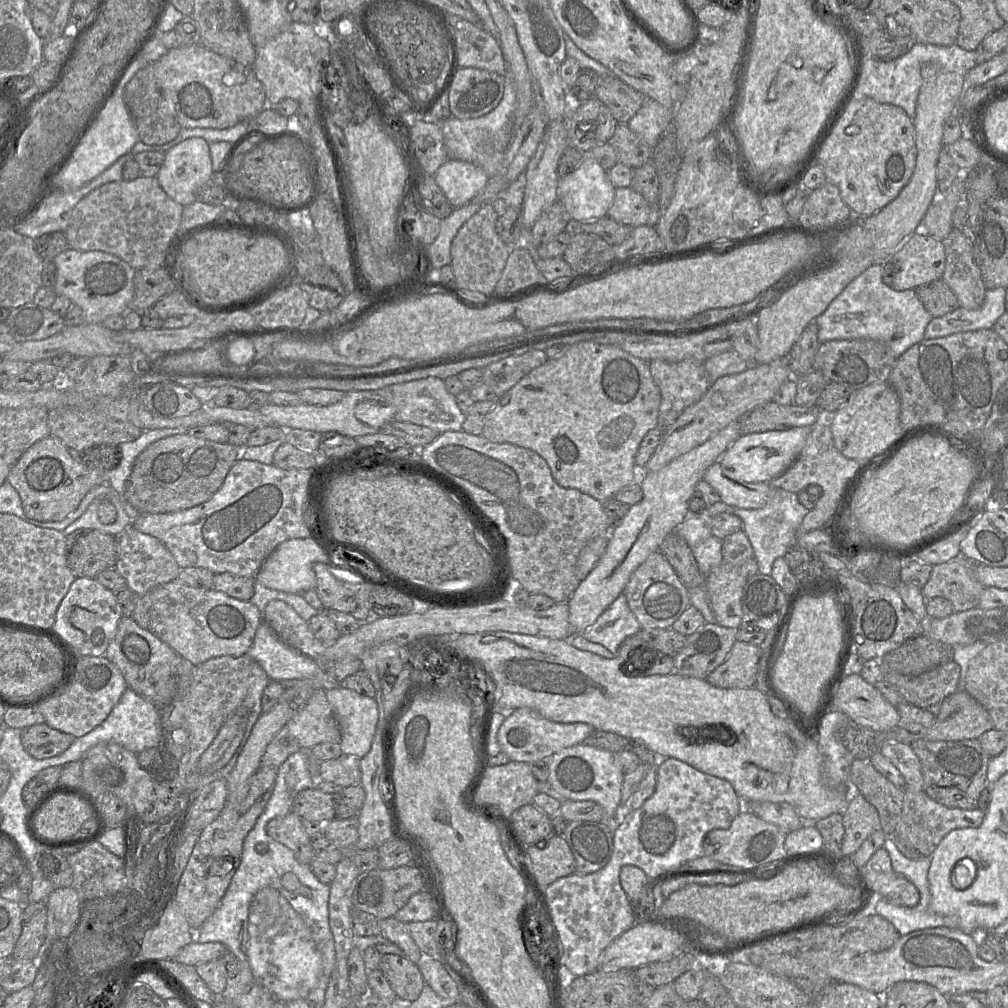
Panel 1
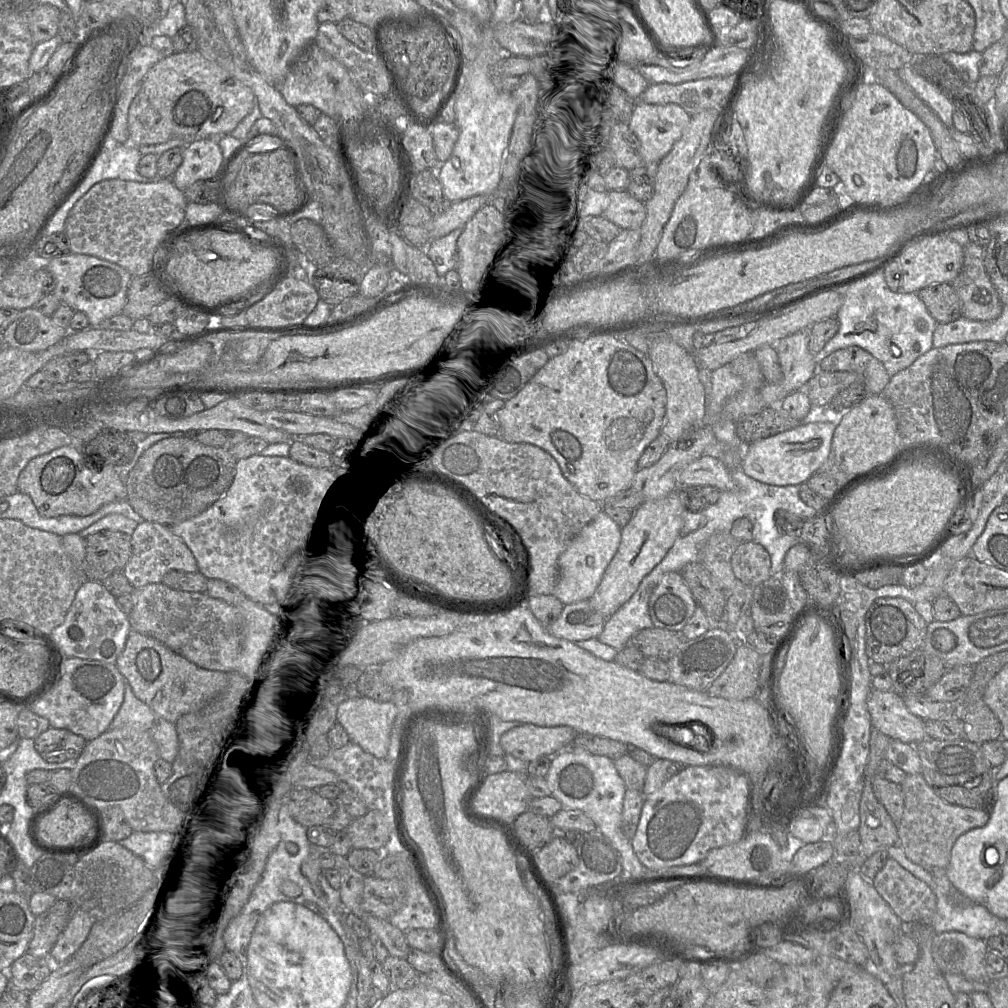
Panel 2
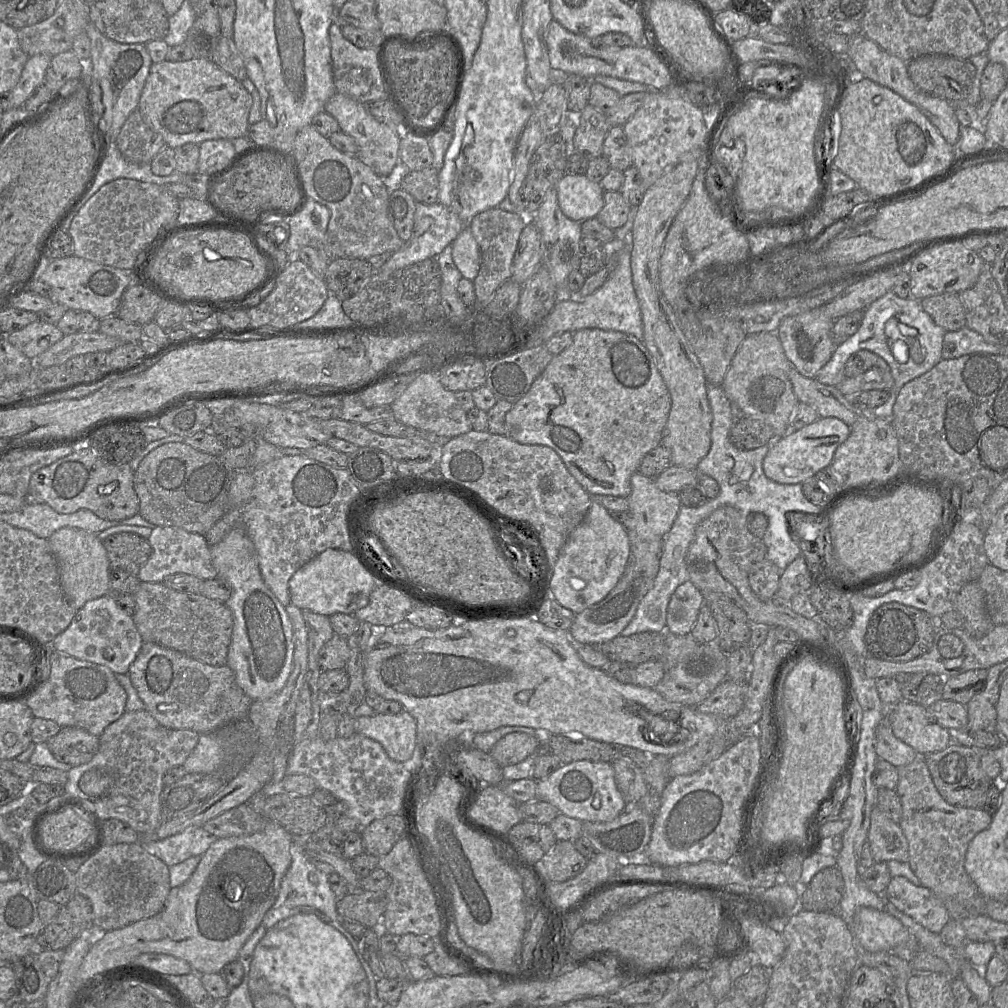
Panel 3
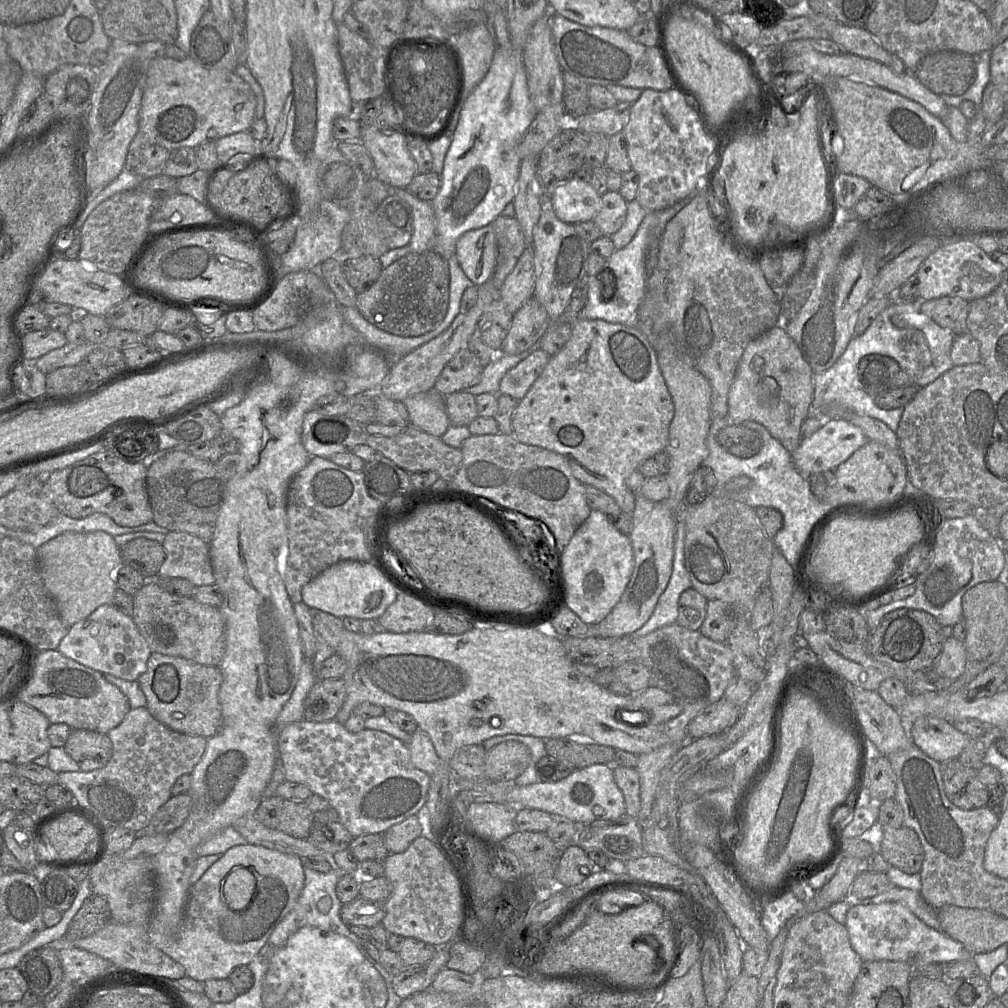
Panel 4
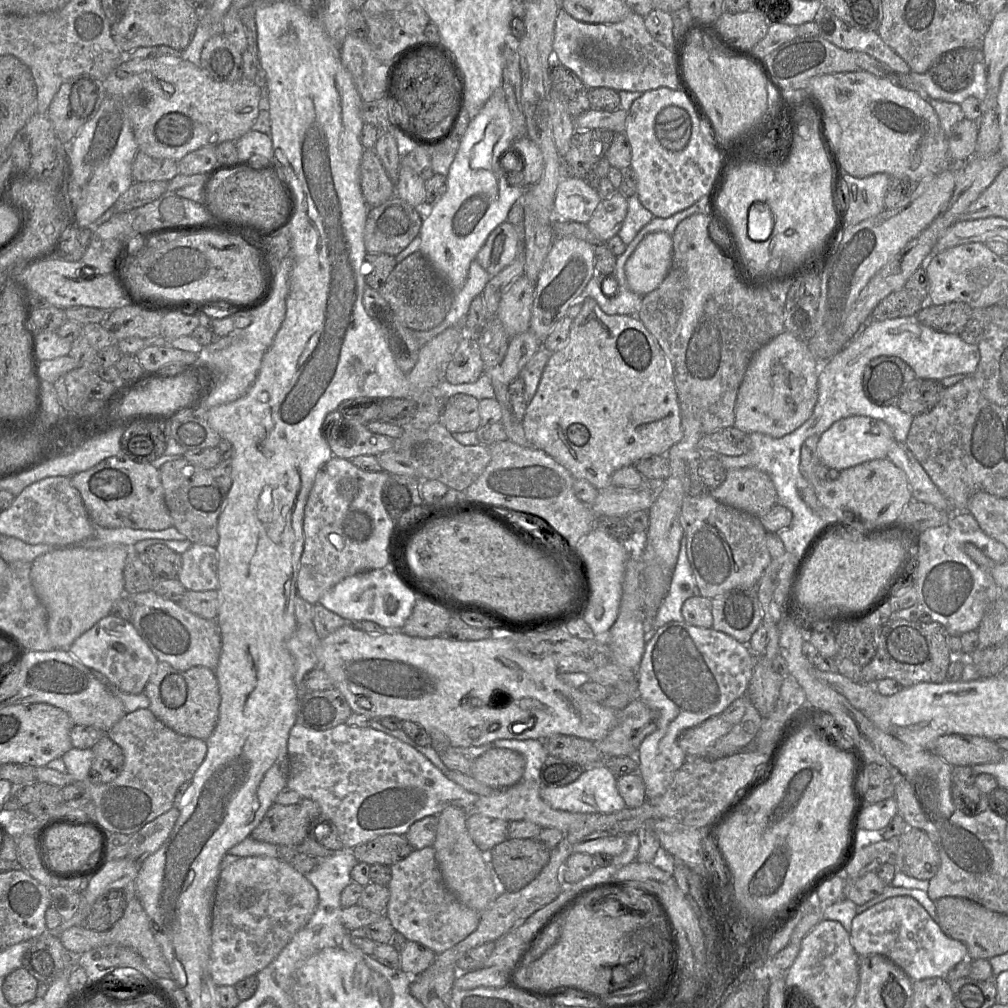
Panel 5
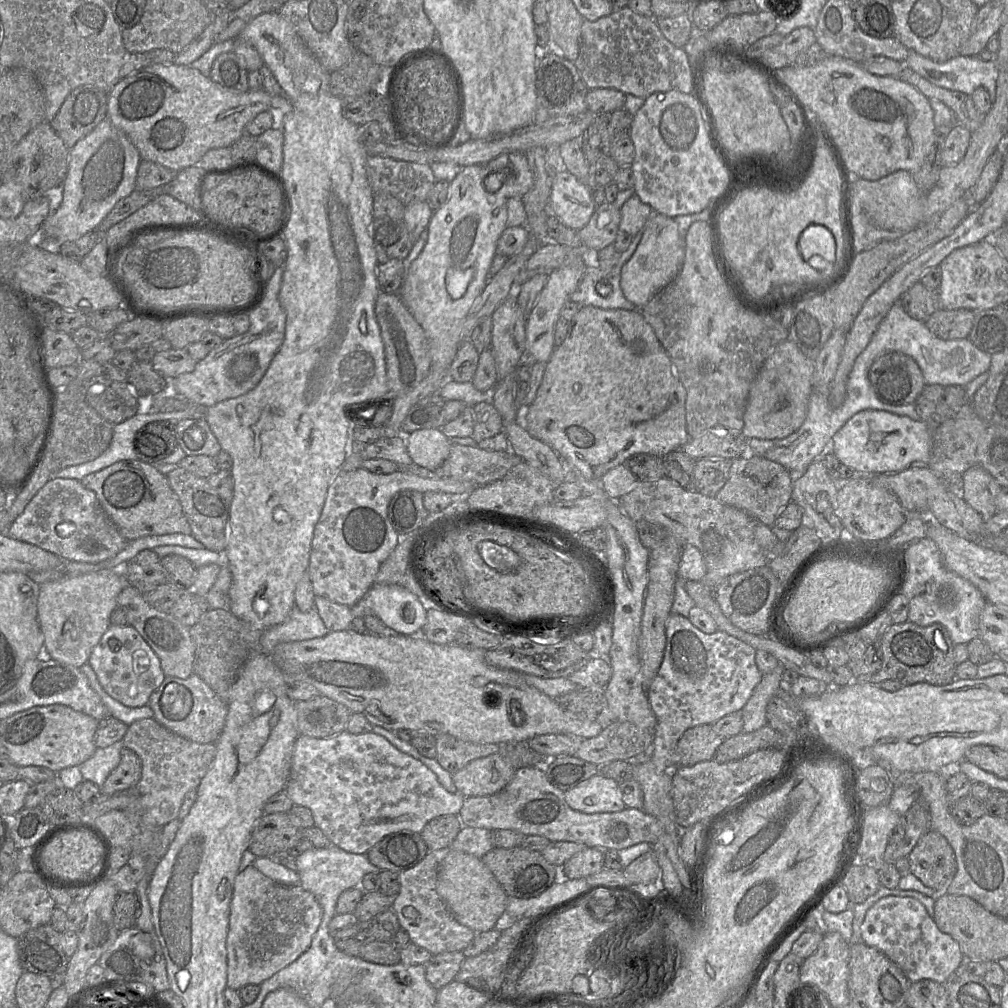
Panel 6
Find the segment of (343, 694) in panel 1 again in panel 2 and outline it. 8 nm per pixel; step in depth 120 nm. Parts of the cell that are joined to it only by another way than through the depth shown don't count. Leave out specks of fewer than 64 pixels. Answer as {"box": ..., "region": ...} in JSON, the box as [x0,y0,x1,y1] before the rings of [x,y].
{"box":[335,695,397,759],"region":[[[355,695],[338,703],[335,708],[335,724],[346,731],[350,742],[359,745],[364,751],[378,759],[385,759],[388,755],[397,713],[397,707],[391,701],[378,702]]]}

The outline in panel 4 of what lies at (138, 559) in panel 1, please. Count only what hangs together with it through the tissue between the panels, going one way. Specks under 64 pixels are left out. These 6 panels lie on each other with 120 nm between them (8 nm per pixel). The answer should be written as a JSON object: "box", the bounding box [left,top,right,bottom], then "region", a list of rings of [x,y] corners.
{"box":[157,531,215,587],"region":[[[169,531],[162,546],[166,557],[157,577],[184,578],[196,587],[215,583],[207,542],[186,532]]]}

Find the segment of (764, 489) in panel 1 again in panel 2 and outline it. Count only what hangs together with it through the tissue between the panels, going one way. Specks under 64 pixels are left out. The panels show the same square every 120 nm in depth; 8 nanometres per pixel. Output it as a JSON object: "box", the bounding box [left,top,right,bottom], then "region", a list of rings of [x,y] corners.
{"box":[677,455,736,491],"region":[[[703,455],[681,470],[677,476],[677,484],[679,488],[712,486],[719,491],[730,491],[736,487],[725,465],[709,455]]]}

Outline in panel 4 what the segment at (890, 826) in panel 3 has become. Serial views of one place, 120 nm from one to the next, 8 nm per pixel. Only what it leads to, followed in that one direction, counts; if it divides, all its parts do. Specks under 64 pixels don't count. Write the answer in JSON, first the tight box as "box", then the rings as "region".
{"box":[879,826,924,874],"region":[[[882,826],[883,839],[879,853],[888,862],[906,874],[919,874],[924,850],[917,833],[907,827]]]}

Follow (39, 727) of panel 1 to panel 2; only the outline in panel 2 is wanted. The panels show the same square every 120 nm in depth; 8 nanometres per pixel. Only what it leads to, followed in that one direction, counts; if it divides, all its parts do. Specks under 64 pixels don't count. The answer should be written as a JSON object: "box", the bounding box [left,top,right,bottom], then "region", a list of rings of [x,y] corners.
{"box":[34,727,87,763],"region":[[[49,727],[34,739],[40,756],[51,763],[77,760],[84,751],[87,740],[66,729]]]}

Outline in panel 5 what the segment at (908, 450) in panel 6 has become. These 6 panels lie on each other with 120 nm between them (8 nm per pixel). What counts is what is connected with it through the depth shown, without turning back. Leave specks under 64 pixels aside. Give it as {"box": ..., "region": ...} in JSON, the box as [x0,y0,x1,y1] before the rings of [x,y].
{"box":[817,416,894,471],"region":[[[850,416],[836,421],[820,435],[817,454],[822,464],[842,471],[864,462],[887,458],[894,442],[893,431],[886,422],[867,416]]]}

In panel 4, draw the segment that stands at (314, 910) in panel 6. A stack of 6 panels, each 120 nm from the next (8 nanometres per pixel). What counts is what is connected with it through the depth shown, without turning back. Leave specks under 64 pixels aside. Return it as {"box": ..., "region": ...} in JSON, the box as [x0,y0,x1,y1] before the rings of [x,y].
{"box":[148,845,305,982],"region":[[[260,845],[234,846],[190,886],[180,929],[174,934],[162,934],[151,930],[148,923],[148,940],[180,963],[186,976],[200,982],[227,979],[235,967],[248,965],[265,945],[276,926],[295,906],[304,882],[305,873],[300,857]]]}

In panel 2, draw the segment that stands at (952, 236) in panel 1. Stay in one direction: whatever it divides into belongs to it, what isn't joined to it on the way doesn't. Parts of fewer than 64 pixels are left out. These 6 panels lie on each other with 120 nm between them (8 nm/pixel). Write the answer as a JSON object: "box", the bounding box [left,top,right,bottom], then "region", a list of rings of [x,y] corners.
{"box":[951,241,1004,321],"region":[[[970,241],[963,249],[963,266],[951,282],[962,301],[962,315],[976,321],[995,320],[1004,305],[986,272],[984,248]]]}

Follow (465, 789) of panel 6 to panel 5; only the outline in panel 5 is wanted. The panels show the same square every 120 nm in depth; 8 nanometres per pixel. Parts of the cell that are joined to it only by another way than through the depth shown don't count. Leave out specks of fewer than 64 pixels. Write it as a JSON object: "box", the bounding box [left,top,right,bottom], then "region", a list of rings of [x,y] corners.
{"box":[470,747,525,789],"region":[[[493,747],[474,760],[470,774],[493,789],[506,789],[522,780],[525,766],[523,754]]]}

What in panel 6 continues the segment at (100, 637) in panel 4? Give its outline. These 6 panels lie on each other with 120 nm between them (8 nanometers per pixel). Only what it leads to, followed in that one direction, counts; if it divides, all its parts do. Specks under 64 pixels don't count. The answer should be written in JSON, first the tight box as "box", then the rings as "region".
{"box":[87,625,166,708],"region":[[[110,625],[92,650],[87,664],[95,671],[104,690],[112,698],[131,708],[147,705],[151,694],[166,677],[155,652],[131,625]]]}

